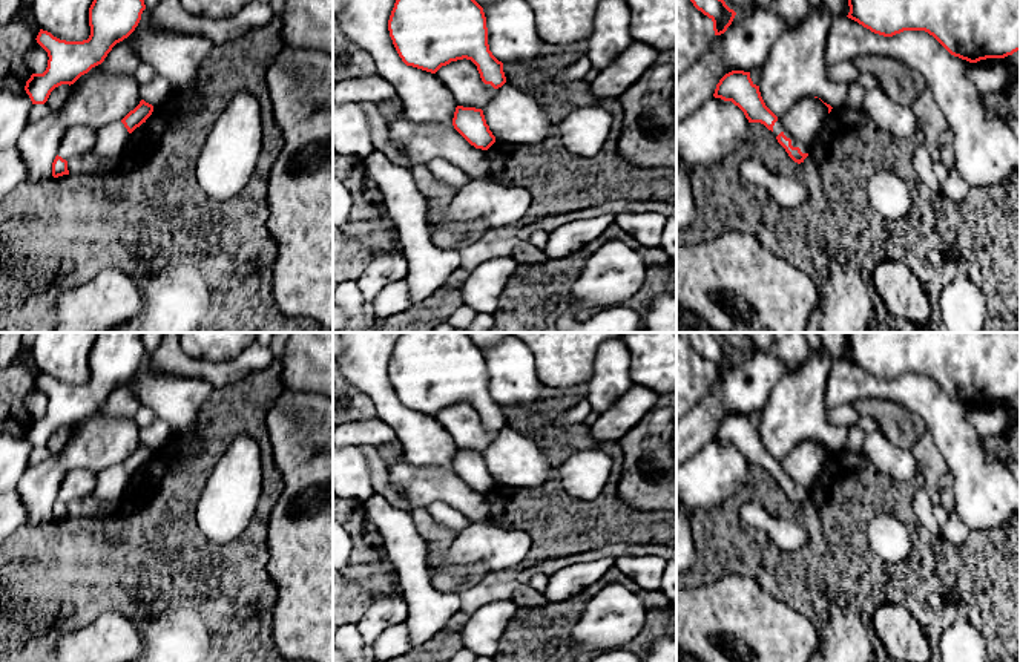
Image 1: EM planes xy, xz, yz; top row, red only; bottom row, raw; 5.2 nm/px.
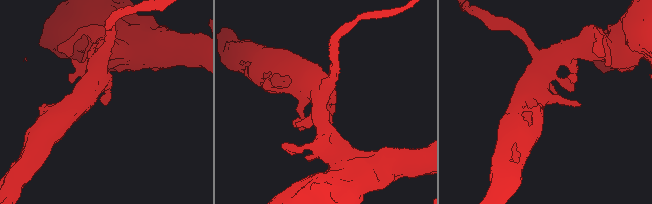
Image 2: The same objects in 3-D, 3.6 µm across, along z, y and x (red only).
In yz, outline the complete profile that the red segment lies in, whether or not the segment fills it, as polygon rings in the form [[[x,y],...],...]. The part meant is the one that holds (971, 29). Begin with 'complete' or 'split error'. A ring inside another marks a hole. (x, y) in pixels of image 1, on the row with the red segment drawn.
complete; [[[848,0],[848,18],[883,37],[925,31],[951,55],[977,63],[1020,51],[1020,0]]]

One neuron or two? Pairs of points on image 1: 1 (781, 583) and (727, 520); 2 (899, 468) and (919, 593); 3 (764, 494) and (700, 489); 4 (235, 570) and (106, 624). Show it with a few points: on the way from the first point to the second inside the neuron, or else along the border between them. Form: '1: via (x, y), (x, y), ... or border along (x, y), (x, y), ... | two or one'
1: via (766, 567), (733, 535) | one
2: border along (870, 460), (896, 480), (910, 480), (918, 472) | two
3: border along (750, 466), (747, 483), (738, 492), (706, 509) | two
4: border along (91, 621), (103, 612), (118, 610), (143, 633) | two

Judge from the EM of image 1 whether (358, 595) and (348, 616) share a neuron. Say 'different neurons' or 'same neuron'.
same neuron

